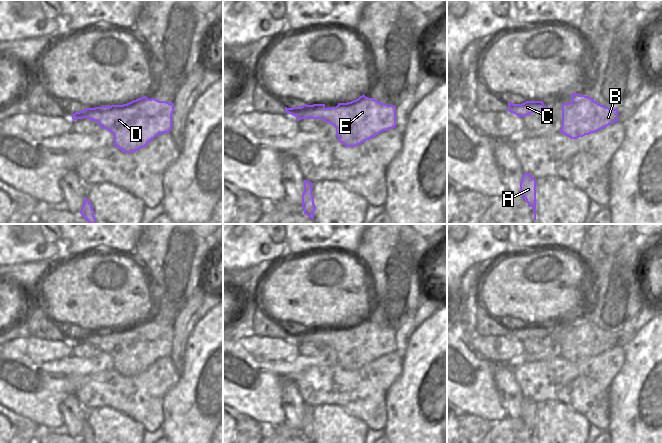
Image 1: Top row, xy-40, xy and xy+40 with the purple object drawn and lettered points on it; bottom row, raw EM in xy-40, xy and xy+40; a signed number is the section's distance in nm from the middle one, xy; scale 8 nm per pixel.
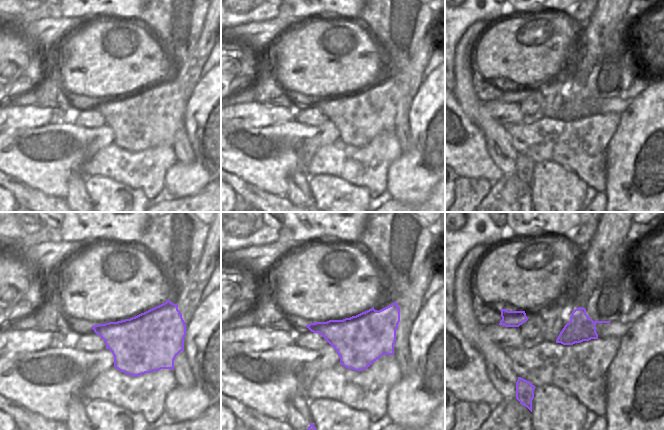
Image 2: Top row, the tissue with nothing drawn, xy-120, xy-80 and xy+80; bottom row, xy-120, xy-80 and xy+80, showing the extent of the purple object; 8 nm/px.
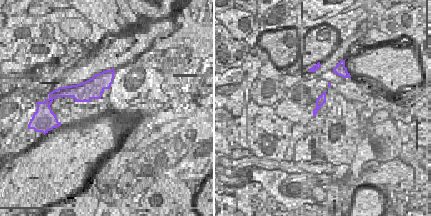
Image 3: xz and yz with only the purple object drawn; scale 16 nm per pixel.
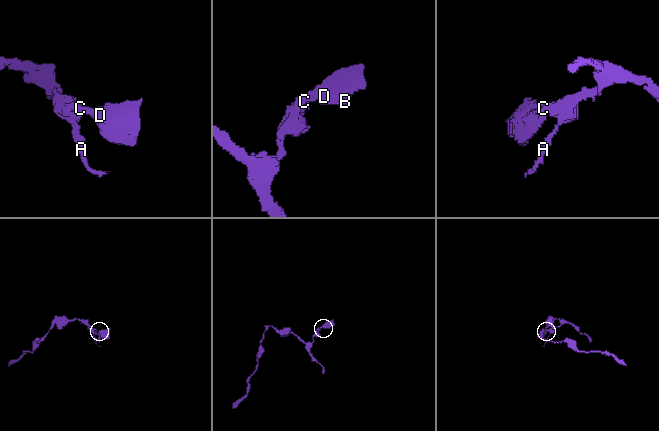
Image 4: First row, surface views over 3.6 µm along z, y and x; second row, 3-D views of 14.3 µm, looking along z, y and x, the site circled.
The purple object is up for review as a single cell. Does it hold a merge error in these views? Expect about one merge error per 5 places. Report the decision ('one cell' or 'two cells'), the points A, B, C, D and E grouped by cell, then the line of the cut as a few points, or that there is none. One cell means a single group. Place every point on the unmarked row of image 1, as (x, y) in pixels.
one cell | A B C D E | no cut

